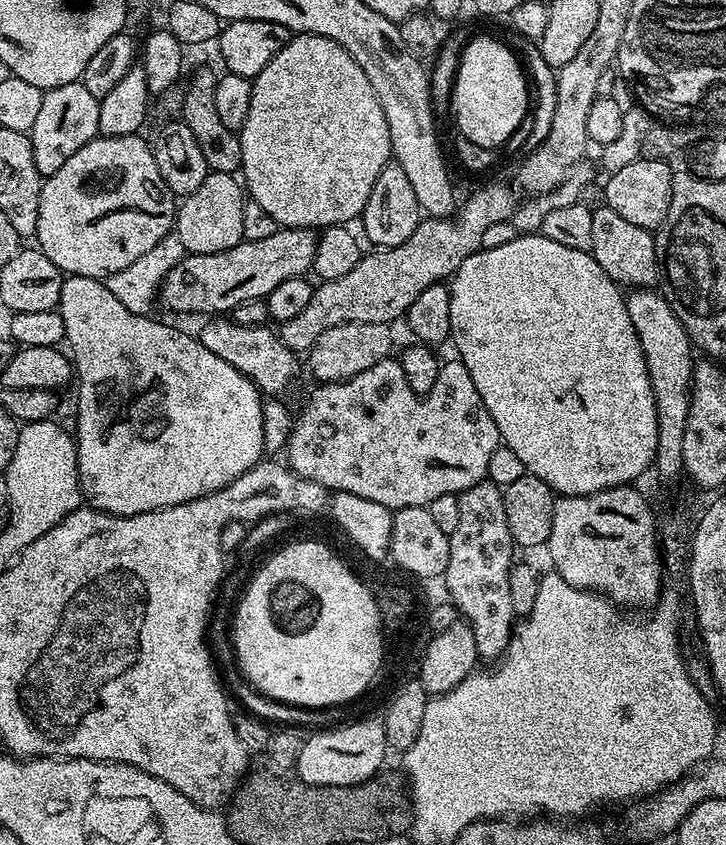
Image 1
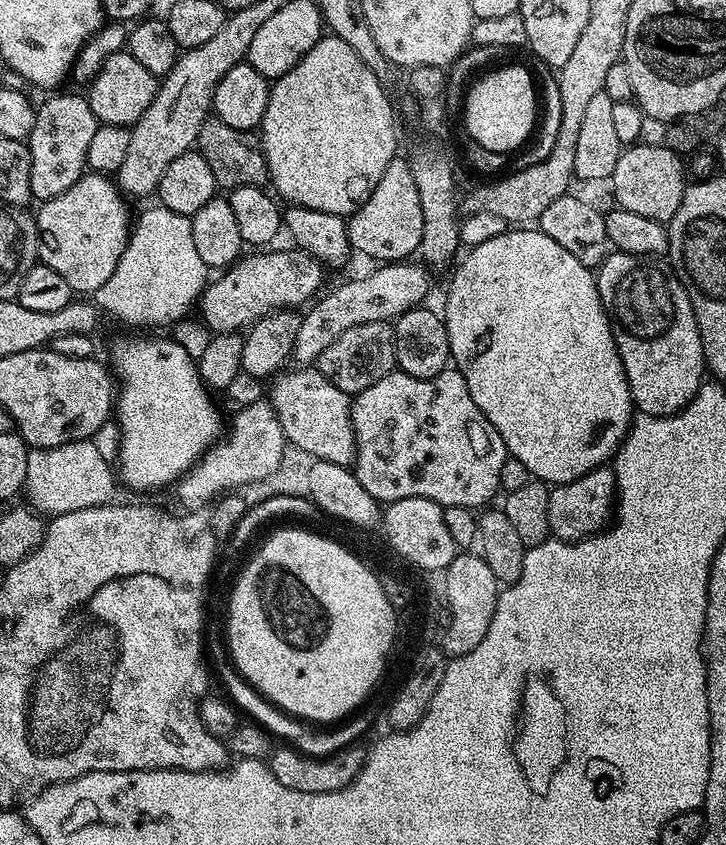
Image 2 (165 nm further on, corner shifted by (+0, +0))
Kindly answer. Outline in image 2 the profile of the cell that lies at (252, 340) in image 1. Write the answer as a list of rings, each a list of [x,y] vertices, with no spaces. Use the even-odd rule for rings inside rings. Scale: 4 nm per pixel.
[[[296,366],[293,372],[284,370],[271,381],[272,396],[270,403],[278,414],[278,422],[284,431],[284,439],[289,445],[306,450],[314,460],[325,460],[345,466],[351,465],[356,459],[356,435],[352,425],[352,400],[349,393],[338,390],[334,382],[330,382],[312,366]]]

